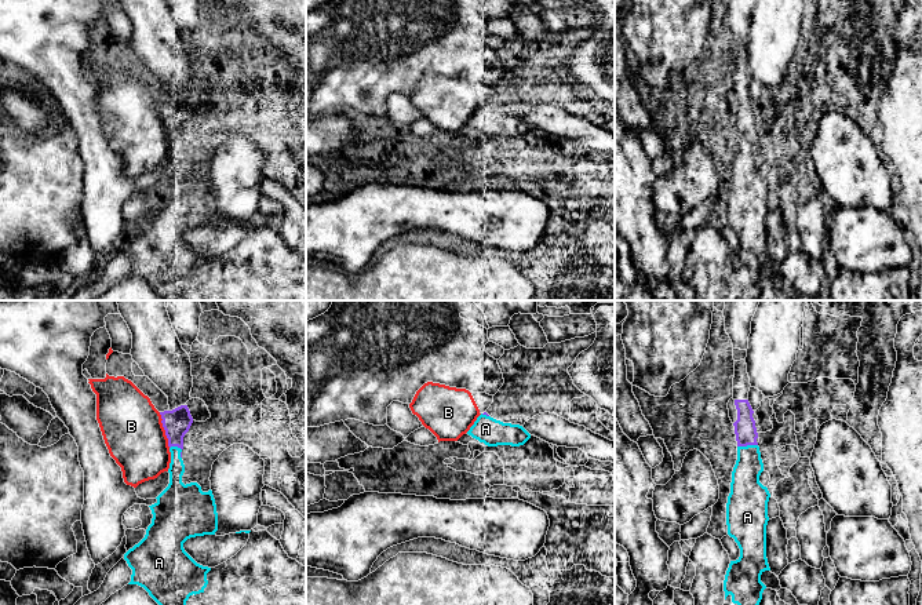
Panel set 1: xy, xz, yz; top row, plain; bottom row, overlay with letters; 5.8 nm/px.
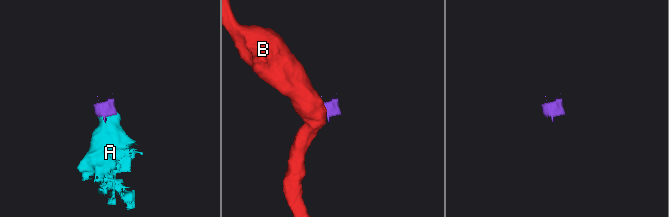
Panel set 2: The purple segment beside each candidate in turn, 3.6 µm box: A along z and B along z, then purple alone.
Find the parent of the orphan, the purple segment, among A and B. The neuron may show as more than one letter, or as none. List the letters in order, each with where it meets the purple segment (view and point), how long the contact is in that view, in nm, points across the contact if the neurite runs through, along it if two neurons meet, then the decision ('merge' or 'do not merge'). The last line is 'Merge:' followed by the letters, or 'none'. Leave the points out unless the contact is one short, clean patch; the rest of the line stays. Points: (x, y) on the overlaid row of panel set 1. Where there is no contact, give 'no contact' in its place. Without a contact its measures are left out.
A: contact yz (747, 444); length 120 nm; way yz (746, 433), (747, 444), (744, 487); merge
B: contact xy (164, 429); length 220 nm; do not merge
Merge: A

